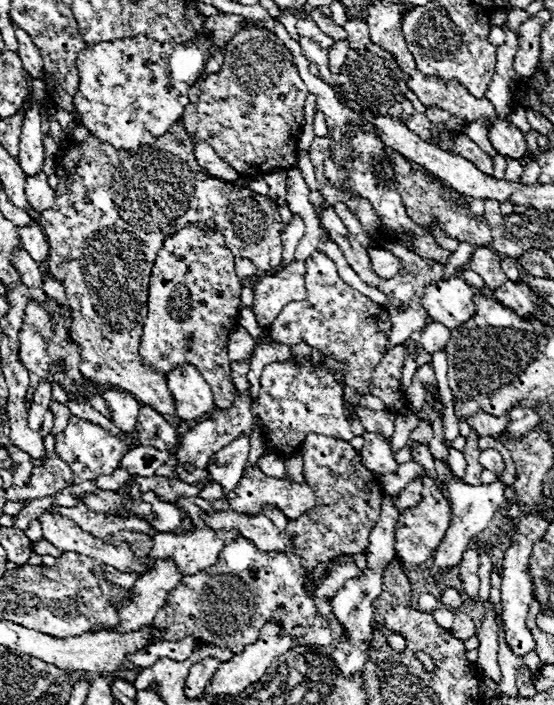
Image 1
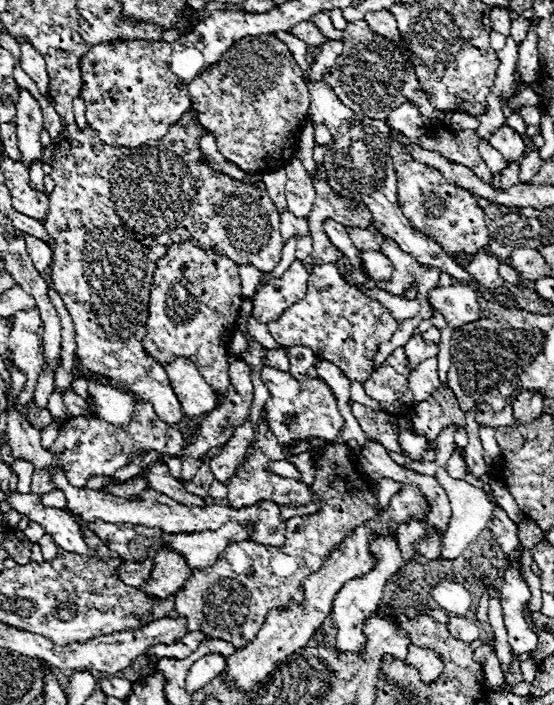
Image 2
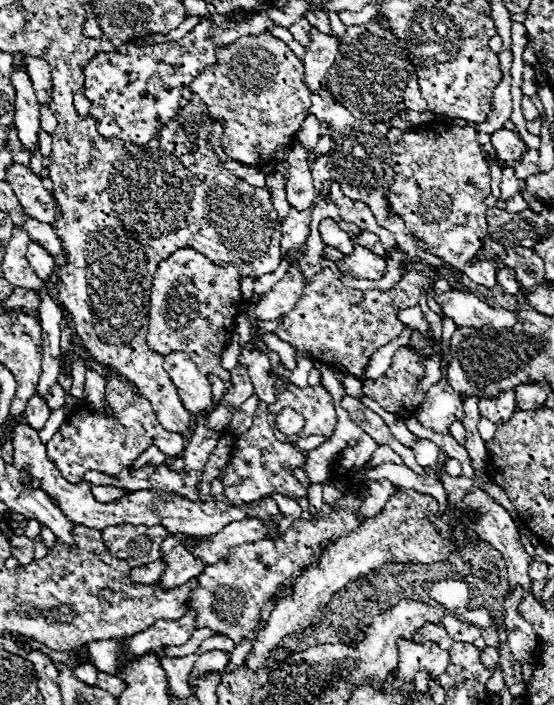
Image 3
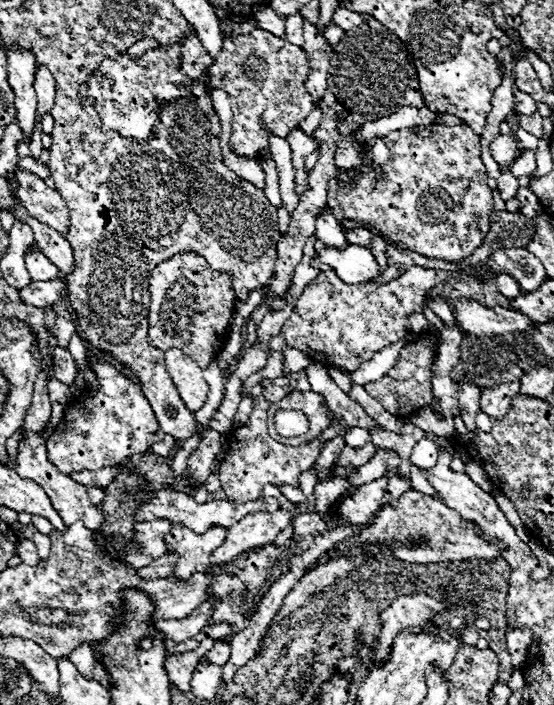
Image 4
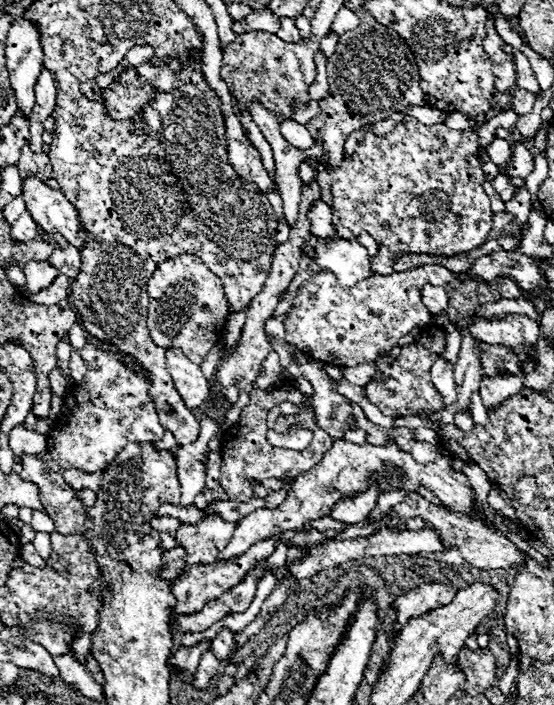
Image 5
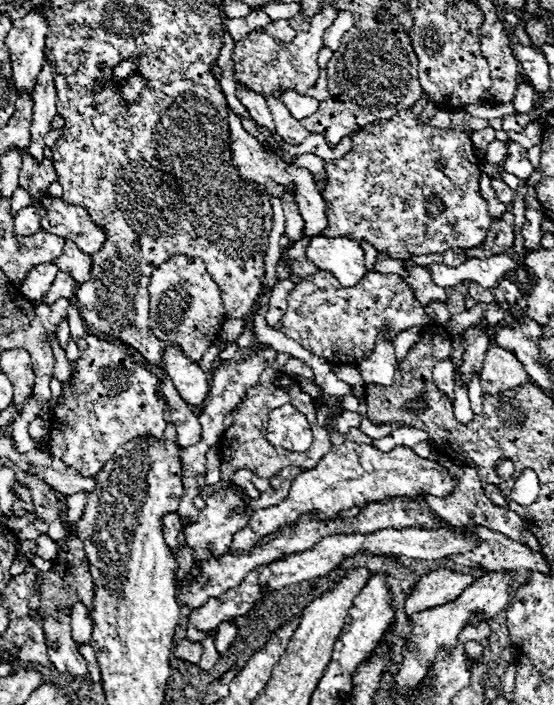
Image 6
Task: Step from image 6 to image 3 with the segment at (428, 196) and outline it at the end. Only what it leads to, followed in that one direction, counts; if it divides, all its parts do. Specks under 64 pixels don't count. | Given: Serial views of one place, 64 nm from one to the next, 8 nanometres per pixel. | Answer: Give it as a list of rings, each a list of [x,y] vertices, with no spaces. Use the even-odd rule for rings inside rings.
[[[428,124],[418,128],[418,132],[402,132],[398,128],[390,128],[388,144],[391,149],[394,182],[386,190],[386,200],[392,216],[400,216],[406,222],[406,228],[412,236],[424,242],[430,254],[442,258],[446,264],[464,272],[476,252],[482,248],[484,238],[488,234],[484,200],[490,196],[490,168],[482,158],[480,144],[476,140],[476,130],[470,126],[442,126]]]

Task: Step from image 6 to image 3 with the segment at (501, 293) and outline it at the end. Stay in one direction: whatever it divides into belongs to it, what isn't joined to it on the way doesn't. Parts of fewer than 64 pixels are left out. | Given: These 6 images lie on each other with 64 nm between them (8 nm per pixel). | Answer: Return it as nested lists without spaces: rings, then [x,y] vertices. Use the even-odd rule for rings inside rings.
[[[500,268],[498,270],[498,284],[502,286],[502,290],[504,290],[504,294],[518,294],[520,292],[520,284],[518,284],[518,280],[512,276],[512,272],[508,270],[508,268]]]

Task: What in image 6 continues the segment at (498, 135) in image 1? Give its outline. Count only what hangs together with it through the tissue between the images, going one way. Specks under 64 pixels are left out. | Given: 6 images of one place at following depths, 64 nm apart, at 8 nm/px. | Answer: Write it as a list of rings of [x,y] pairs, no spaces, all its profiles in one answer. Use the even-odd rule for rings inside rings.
[[[494,140],[488,144],[488,150],[486,150],[486,162],[498,166],[504,162],[508,154],[508,148],[506,148],[506,142],[500,142],[500,140]]]

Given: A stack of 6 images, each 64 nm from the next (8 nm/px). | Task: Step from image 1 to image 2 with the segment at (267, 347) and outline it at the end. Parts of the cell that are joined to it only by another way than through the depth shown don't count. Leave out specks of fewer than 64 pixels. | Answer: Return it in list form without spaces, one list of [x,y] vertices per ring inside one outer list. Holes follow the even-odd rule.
[[[268,350],[268,362],[270,366],[276,366],[280,370],[288,370],[288,358],[284,350]]]

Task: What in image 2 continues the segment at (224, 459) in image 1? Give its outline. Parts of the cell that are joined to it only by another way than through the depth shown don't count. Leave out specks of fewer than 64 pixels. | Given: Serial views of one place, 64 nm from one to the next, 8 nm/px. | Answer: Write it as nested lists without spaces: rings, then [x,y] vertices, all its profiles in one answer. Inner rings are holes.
[[[244,420],[244,424],[240,424],[236,430],[234,430],[234,436],[232,440],[224,446],[224,450],[212,458],[210,462],[210,470],[212,474],[216,476],[216,480],[220,480],[222,484],[228,482],[228,478],[234,474],[234,470],[238,468],[238,464],[244,460],[244,454],[246,454],[246,446],[250,442],[250,436],[254,434],[254,424],[252,420]]]

